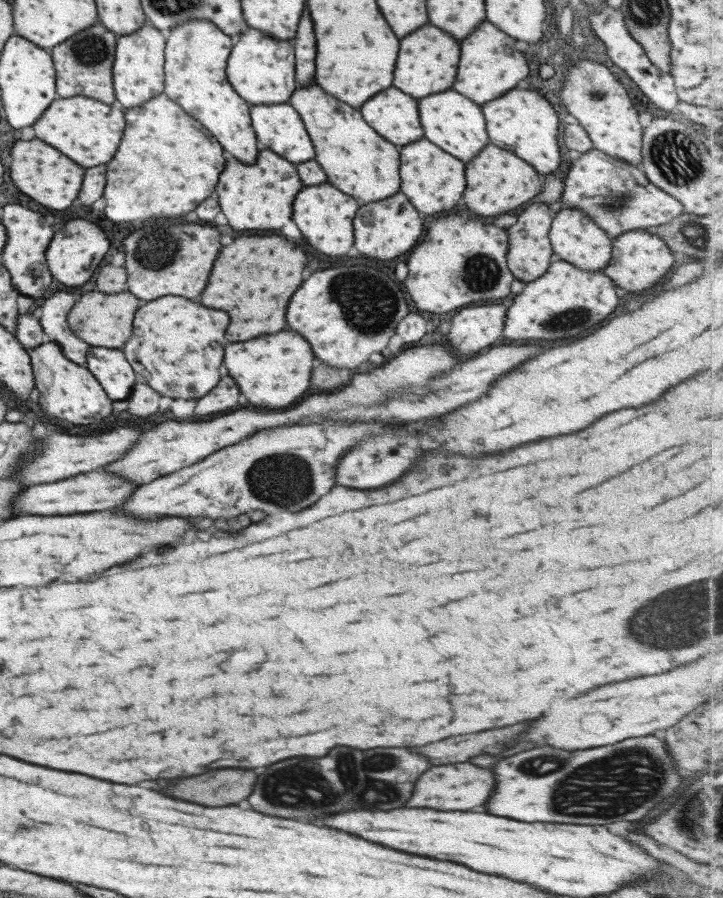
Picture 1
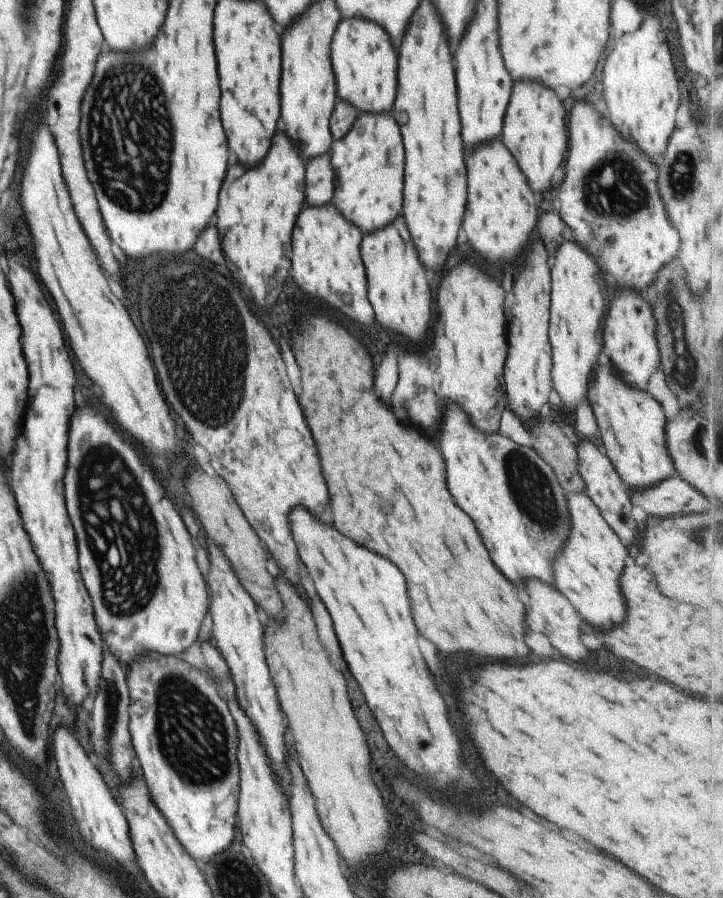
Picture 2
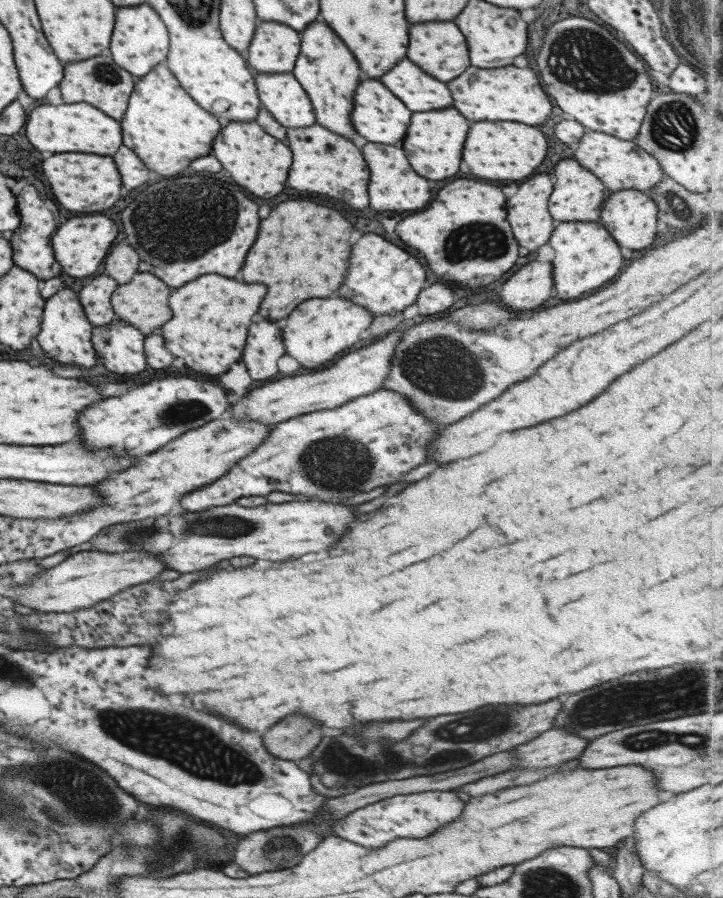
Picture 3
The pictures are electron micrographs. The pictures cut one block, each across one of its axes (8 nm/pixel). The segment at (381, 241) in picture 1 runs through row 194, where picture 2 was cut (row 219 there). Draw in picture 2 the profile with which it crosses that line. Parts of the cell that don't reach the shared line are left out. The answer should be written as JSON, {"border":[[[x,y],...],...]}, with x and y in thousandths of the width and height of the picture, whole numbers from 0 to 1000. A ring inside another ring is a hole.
{"border":[[[549,241],[541,249],[502,259],[497,278],[506,304],[508,332],[519,347],[519,356],[568,381],[582,381],[593,367],[596,323],[557,243]]]}

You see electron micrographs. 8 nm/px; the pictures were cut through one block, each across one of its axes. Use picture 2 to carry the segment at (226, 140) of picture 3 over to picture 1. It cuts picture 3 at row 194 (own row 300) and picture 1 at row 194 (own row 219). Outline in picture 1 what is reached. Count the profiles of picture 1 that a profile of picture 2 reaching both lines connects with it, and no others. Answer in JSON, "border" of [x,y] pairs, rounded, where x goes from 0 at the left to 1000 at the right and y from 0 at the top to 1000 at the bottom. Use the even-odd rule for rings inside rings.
{"border":[[[375,167],[357,168],[353,183],[336,185],[317,178],[303,194],[297,207],[300,225],[322,256],[386,256],[402,243],[402,225],[414,214],[418,203],[411,194],[409,184],[391,178]]]}

